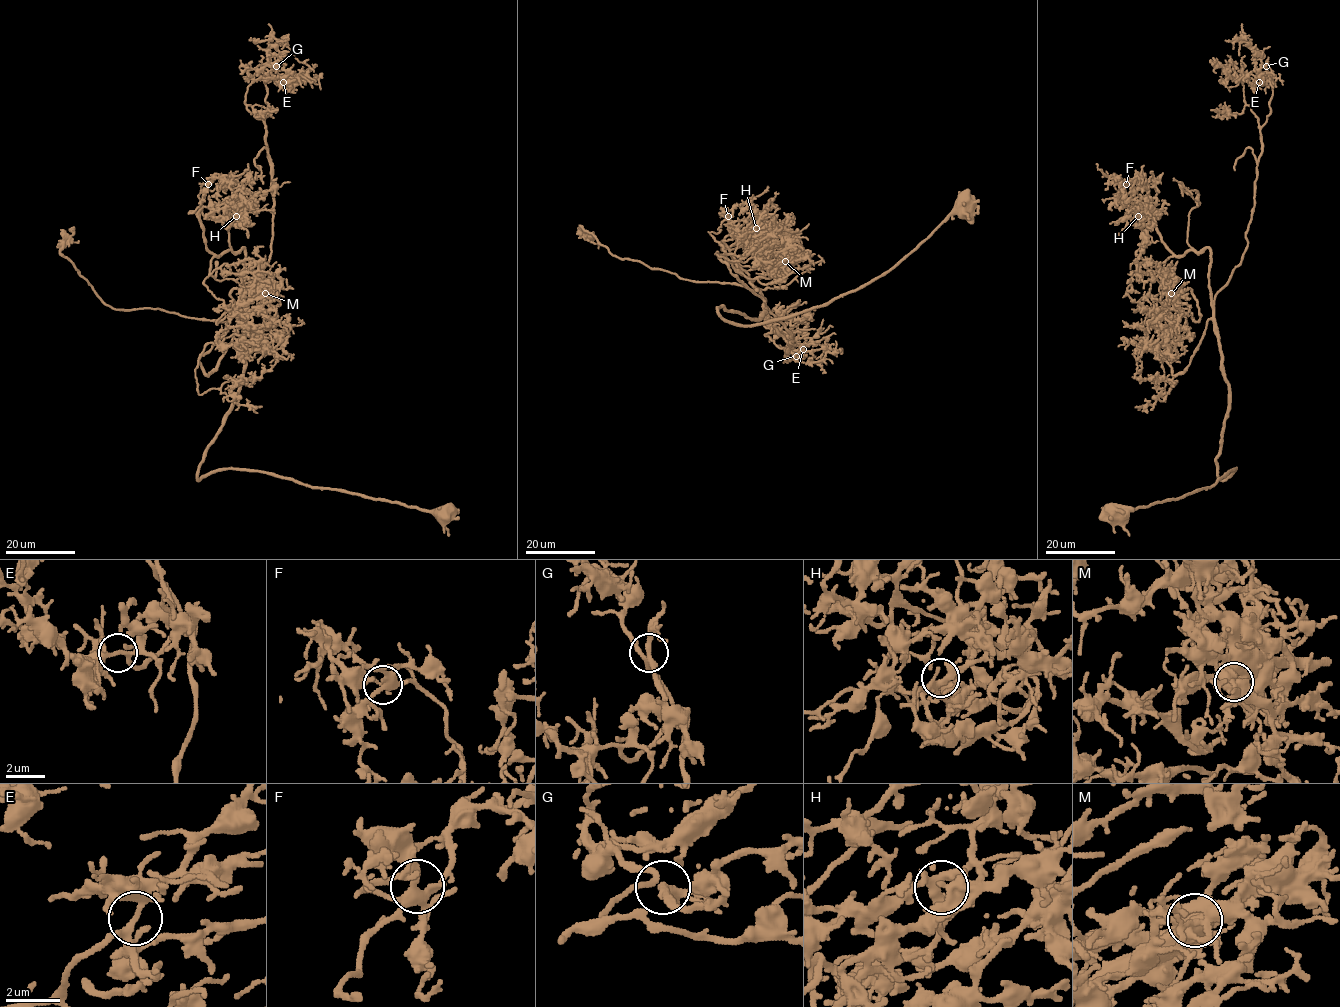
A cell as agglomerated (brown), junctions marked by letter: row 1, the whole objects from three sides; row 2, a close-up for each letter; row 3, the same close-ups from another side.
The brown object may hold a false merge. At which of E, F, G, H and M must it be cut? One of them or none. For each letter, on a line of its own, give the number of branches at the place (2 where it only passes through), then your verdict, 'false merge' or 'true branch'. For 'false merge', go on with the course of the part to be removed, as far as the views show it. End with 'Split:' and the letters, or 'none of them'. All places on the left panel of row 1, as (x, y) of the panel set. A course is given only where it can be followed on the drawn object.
E: branches 4; true branch
F: branches 5; true branch
G: branches 4; true branch
H: branches 4; true branch
M: branches 5; false merge; course (265, 293), (234, 288), (237, 312), (228, 321), (113, 309), (60, 253), (69, 236), (78, 241)
Split: M

